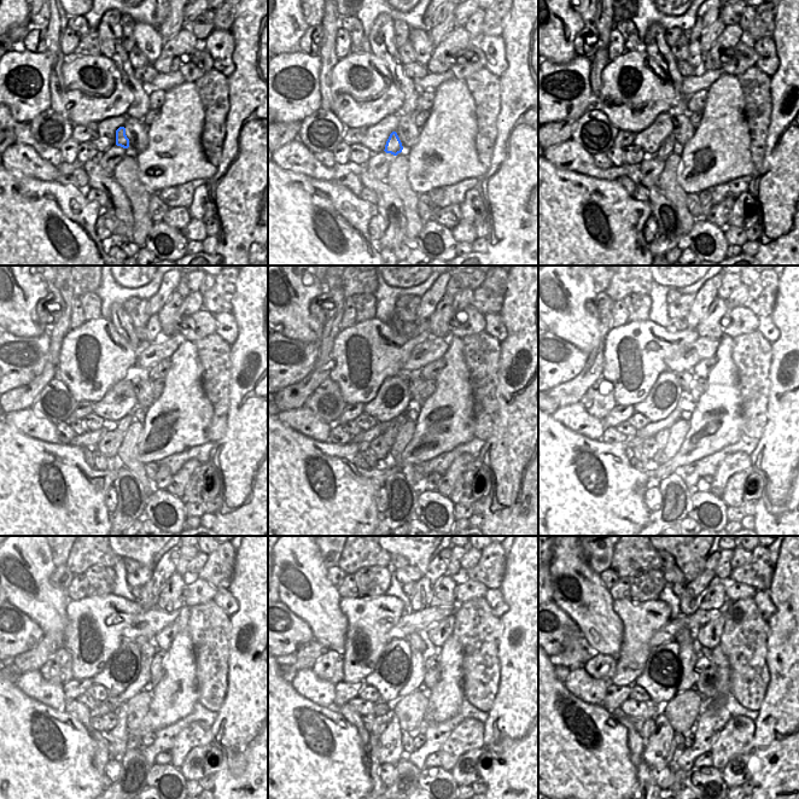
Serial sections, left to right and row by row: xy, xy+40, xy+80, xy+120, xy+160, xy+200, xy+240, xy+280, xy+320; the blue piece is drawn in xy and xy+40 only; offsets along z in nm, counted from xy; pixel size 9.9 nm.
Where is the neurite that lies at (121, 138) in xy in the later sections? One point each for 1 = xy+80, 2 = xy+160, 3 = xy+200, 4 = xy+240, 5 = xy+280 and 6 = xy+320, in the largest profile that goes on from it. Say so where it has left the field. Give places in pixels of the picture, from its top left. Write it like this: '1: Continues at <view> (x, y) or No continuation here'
1: Continues at xy+80 (668, 146)
2: Continues at xy+160 (391, 432)
3: Continues at xy+200 (662, 437)
4: Continues at xy+240 (118, 736)
5: Continues at xy+280 (390, 751)
6: Continues at xy+320 (660, 751)

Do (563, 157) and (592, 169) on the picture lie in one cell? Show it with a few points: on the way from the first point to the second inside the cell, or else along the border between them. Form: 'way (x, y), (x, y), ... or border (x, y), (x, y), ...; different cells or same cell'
way (570, 157), (584, 164); same cell

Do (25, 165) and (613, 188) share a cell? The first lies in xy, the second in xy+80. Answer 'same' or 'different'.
different

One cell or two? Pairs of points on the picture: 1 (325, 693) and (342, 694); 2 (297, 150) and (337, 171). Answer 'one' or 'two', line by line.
1: two
2: one

